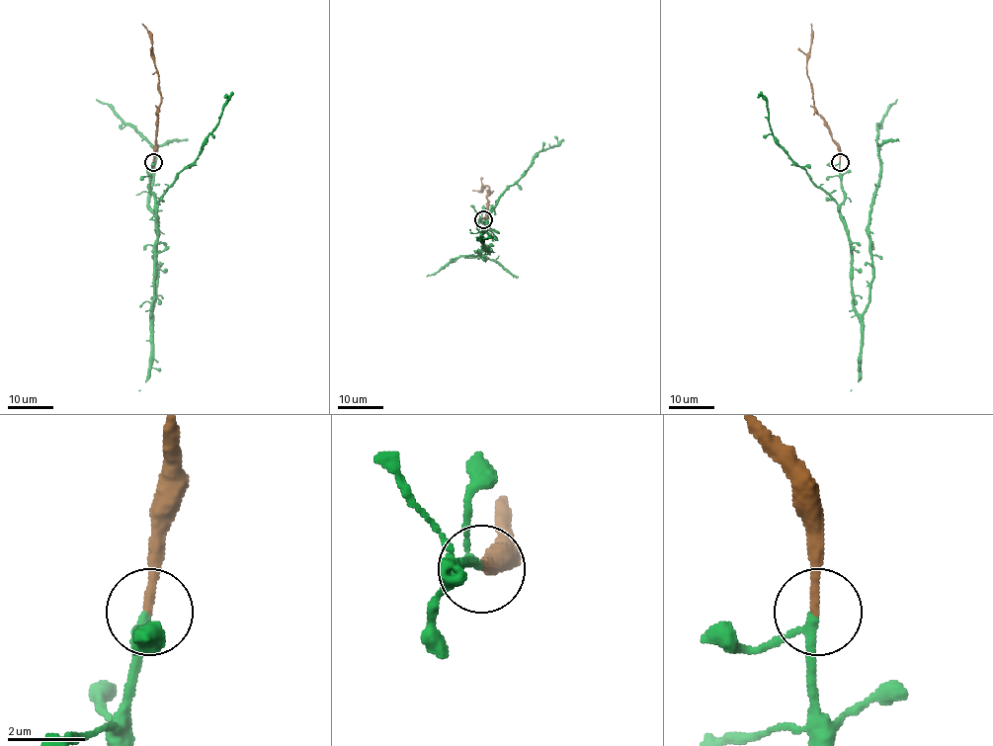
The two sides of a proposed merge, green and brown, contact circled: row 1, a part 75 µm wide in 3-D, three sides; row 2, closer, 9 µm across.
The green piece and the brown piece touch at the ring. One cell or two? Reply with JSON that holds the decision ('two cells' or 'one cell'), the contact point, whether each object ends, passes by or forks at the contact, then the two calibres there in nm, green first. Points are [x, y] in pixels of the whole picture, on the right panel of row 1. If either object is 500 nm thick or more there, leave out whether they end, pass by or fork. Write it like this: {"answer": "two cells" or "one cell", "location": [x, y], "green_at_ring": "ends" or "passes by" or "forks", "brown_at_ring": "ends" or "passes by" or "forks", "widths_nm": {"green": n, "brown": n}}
{"answer": "one cell", "location": [840, 162], "green_at_ring": "passes by", "brown_at_ring": "ends", "widths_nm": {"green": 200, "brown": 200}}

